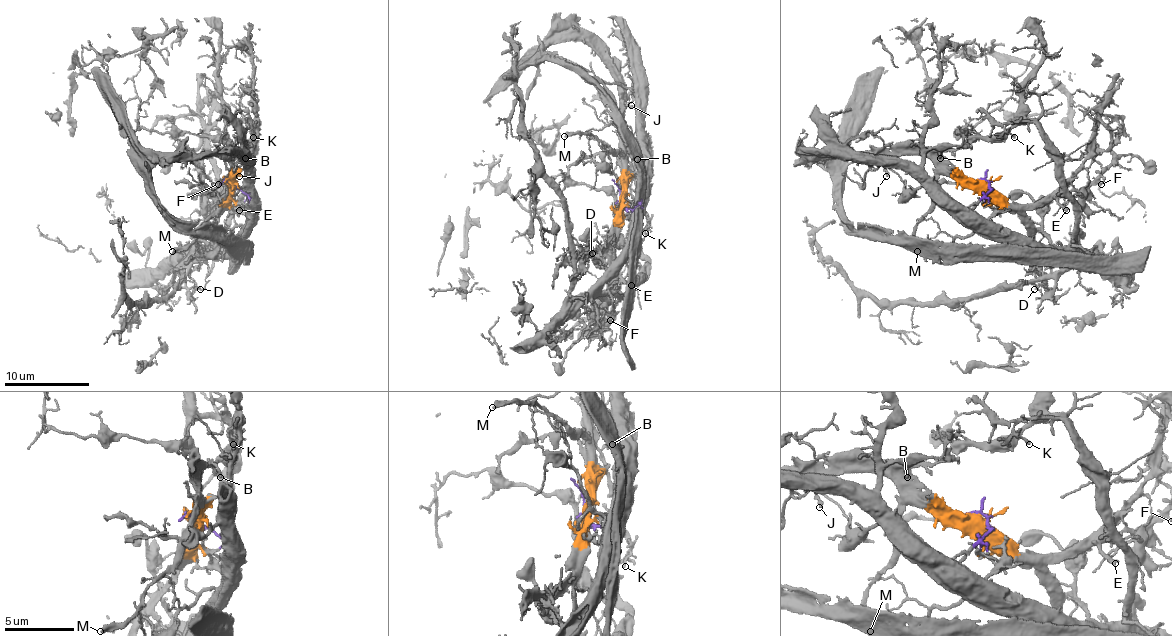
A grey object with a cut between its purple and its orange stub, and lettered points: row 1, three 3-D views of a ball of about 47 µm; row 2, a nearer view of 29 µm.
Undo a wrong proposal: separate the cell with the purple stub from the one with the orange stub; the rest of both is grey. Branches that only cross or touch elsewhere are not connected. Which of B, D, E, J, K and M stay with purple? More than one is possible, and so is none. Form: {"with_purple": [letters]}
{"with_purple": ["D", "K"]}

